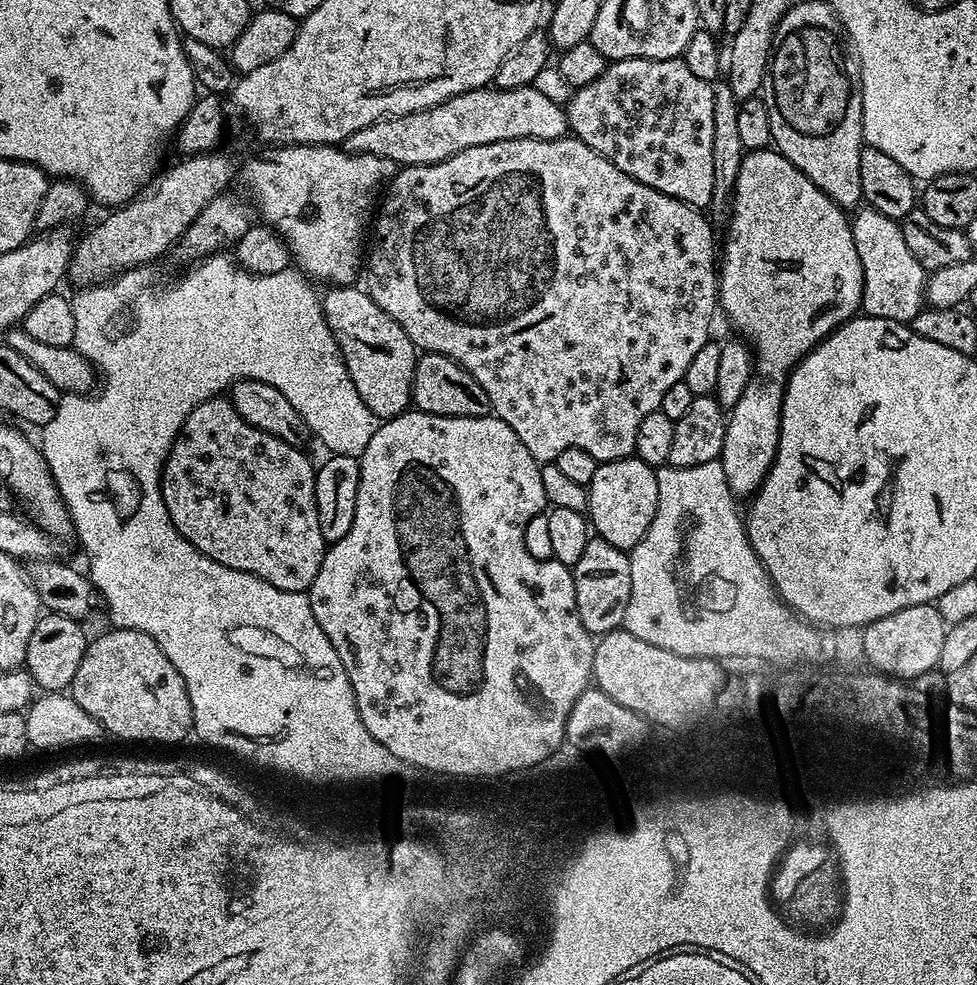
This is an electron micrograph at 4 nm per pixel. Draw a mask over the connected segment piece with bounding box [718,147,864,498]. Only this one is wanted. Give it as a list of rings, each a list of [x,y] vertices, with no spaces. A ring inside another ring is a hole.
[[[771,147],[745,151],[742,166],[738,166],[732,220],[726,225],[726,232],[728,237],[724,244],[722,240],[722,259],[718,264],[718,304],[750,345],[754,371],[746,390],[742,390],[742,398],[727,413],[726,438],[719,461],[726,470],[726,482],[733,496],[748,498],[764,481],[776,457],[788,375],[807,352],[861,311],[864,275],[858,250],[854,250],[849,213]]]

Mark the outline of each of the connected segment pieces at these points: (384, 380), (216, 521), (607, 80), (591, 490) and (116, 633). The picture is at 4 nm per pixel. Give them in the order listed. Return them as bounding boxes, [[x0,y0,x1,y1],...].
[[322,286,418,421],[160,398,326,593],[568,59,714,209],[586,455,658,550],[70,627,193,744]]

